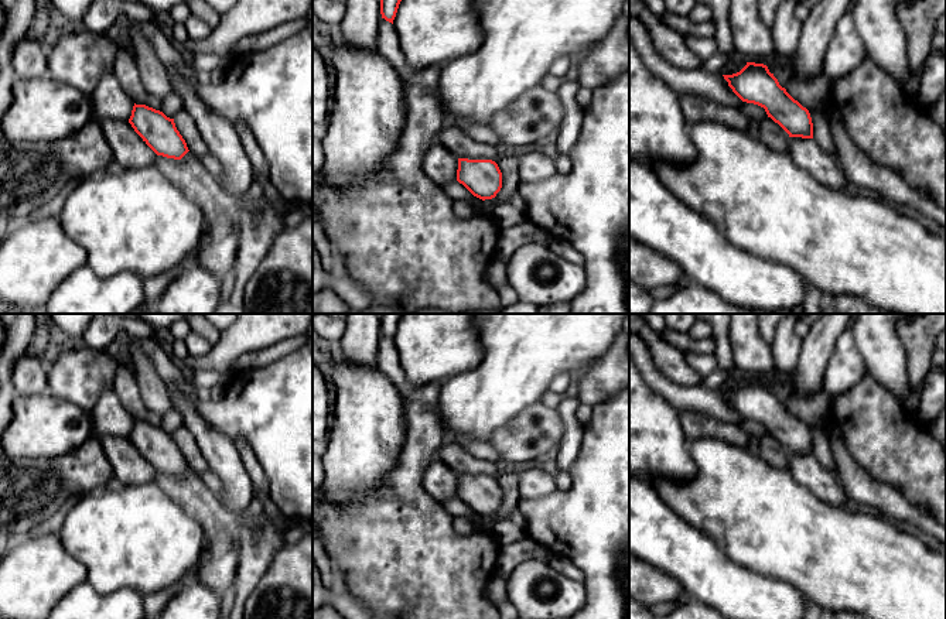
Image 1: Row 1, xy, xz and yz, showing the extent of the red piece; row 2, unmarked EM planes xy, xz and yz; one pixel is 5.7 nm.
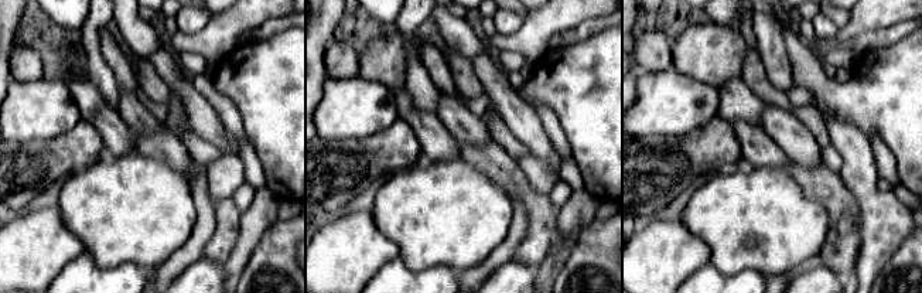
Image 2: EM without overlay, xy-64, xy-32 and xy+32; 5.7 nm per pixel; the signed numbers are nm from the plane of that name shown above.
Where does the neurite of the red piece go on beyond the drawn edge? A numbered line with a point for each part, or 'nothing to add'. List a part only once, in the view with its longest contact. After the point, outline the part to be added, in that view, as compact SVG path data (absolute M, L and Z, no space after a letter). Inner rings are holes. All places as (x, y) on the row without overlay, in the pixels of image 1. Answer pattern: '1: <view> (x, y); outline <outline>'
1: xy (129, 467); outline M92 430L90 437L96 438L112 465L113 475L123 485L143 485L156 482L157 471L134 448L129 438L99 435Z

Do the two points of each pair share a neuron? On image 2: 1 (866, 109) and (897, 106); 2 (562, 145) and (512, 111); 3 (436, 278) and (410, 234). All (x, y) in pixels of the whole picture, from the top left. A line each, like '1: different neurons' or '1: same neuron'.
1: same neuron
2: different neurons
3: different neurons

